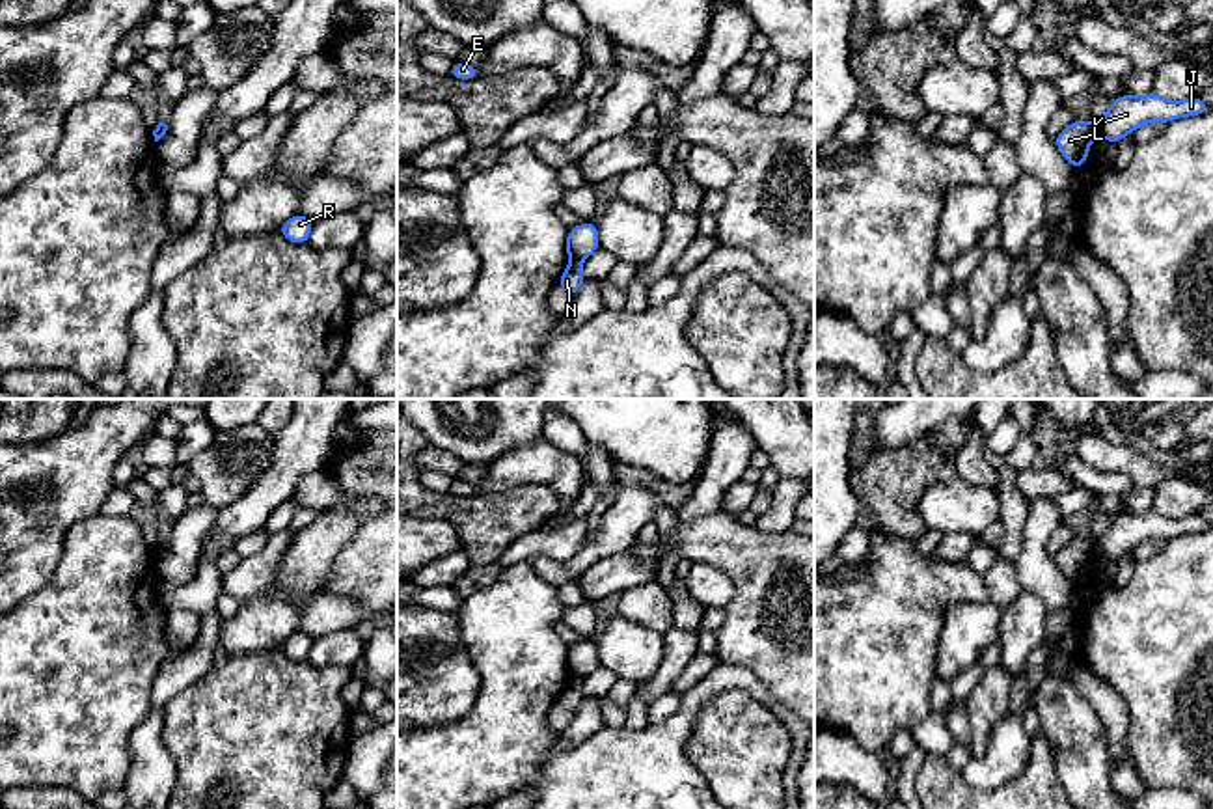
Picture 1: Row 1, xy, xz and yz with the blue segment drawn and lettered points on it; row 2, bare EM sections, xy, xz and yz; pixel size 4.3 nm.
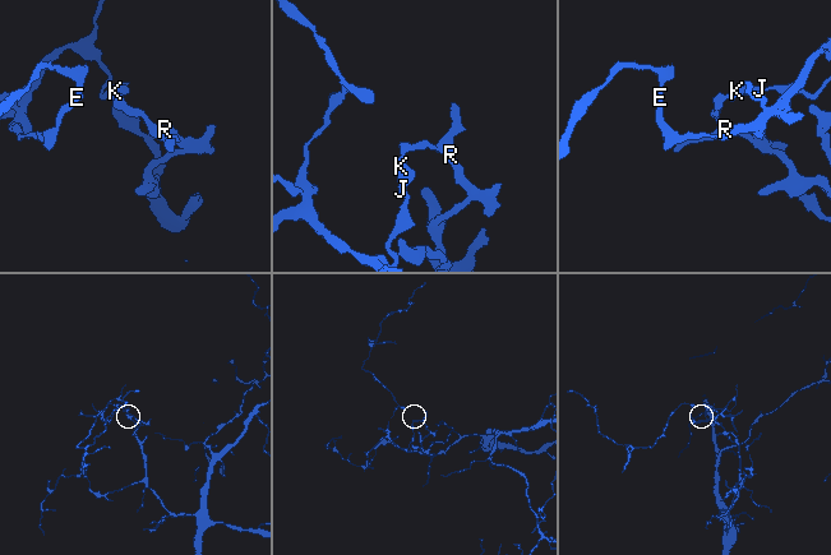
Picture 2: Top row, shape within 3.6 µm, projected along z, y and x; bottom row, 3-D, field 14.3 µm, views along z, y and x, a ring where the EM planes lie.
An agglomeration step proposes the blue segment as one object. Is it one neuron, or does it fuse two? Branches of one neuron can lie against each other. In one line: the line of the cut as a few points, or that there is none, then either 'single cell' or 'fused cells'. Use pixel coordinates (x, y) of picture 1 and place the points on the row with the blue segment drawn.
cut yz (1090, 125), (1094, 137); fused cells

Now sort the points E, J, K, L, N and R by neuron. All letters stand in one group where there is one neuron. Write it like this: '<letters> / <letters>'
E J K N / L R

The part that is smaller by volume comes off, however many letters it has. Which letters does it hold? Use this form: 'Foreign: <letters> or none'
Foreign: E, J, K, N

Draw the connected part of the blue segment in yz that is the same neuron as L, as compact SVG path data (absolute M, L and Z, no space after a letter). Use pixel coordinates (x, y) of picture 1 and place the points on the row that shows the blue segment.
M1083 119L1073 123L1055 138L1060 155L1077 170L1084 166L1088 157L1088 145L1094 142L1092 125Z

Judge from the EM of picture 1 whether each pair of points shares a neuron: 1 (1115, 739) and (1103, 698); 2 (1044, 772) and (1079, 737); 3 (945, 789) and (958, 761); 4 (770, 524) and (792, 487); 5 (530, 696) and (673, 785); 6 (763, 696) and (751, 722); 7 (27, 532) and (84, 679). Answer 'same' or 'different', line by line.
1: same
2: different
3: different
4: same
5: same
6: different
7: different

